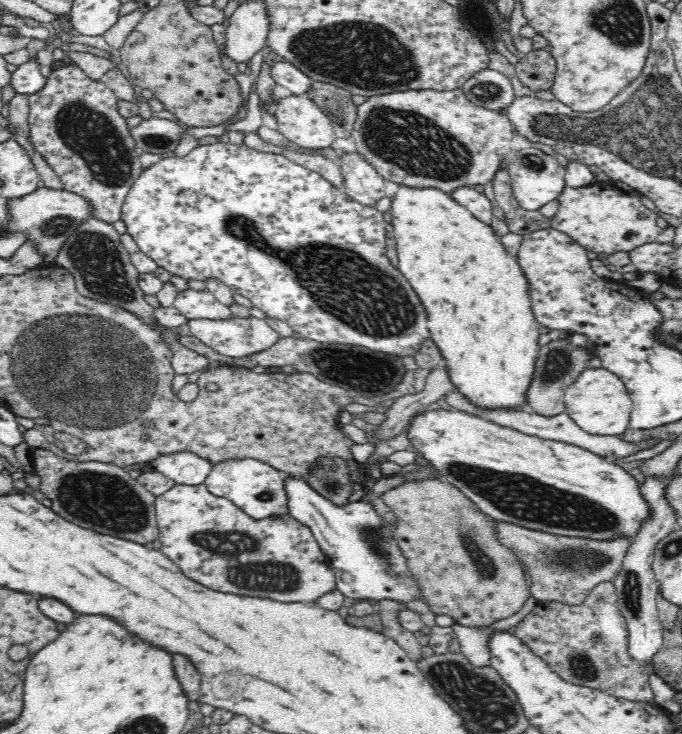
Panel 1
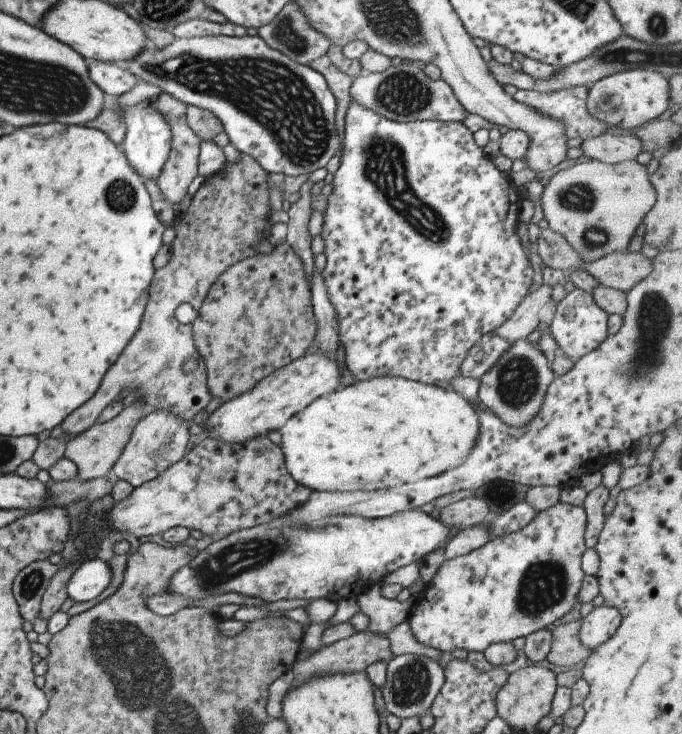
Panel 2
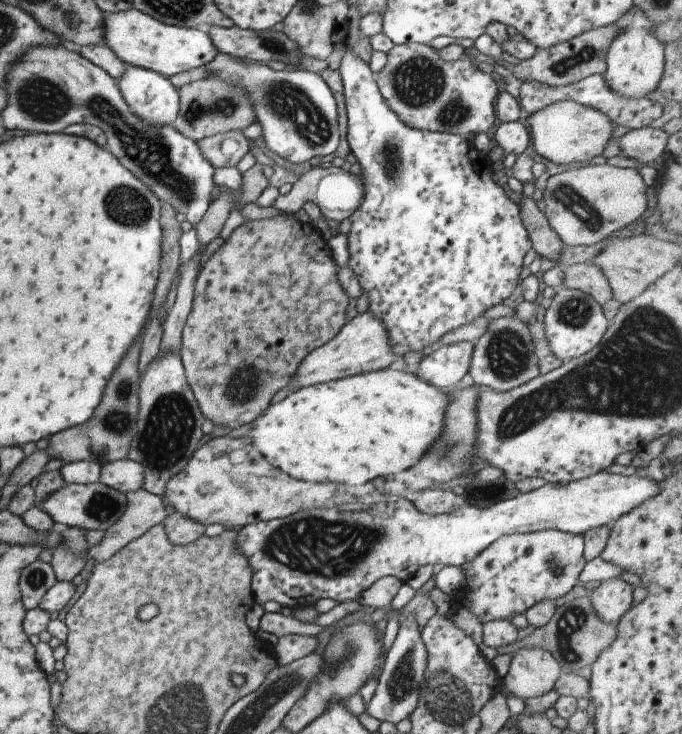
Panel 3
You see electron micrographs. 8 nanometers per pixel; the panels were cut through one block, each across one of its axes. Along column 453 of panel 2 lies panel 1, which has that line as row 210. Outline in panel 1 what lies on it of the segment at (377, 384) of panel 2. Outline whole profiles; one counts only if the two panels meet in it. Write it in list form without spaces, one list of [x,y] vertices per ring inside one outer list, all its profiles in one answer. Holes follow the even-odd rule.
[[[398,187],[398,192],[392,198],[392,208],[390,210],[392,216],[392,225],[397,243],[397,269],[406,276],[406,280],[412,284],[414,292],[418,294],[418,298],[424,304],[426,310],[426,318],[428,318],[428,330],[432,334],[431,339],[435,342],[437,349],[440,351],[444,359],[445,369],[447,370],[449,379],[454,385],[455,391],[458,391],[464,398],[480,410],[527,410],[529,406],[526,404],[528,388],[530,382],[534,378],[535,364],[538,358],[538,349],[540,344],[540,323],[535,319],[533,310],[531,309],[531,298],[529,295],[529,282],[520,268],[519,263],[508,253],[501,240],[494,233],[492,227],[487,223],[480,222],[480,219],[474,218],[460,203],[456,202],[449,193],[443,190],[436,190],[432,187]]]

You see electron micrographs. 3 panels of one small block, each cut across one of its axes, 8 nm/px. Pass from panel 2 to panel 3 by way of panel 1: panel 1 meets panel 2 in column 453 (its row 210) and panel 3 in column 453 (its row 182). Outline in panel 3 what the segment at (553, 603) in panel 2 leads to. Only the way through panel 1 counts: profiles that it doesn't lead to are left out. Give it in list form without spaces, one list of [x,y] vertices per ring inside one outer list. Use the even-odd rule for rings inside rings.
[[[545,529],[501,535],[486,546],[474,559],[458,567],[466,573],[466,585],[460,594],[451,596],[457,602],[464,599],[469,610],[482,625],[501,619],[509,621],[515,614],[525,612],[530,606],[543,601],[553,601],[579,584],[578,576],[585,564],[582,535],[567,531]]]

